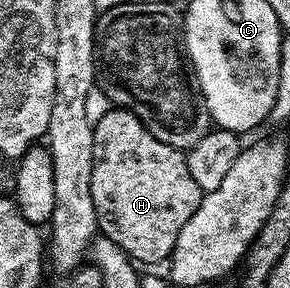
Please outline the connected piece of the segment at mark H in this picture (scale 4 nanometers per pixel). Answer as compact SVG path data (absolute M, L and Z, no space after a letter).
M112 108L98 123L93 124L93 167L91 168L91 200L95 200L95 216L98 231L111 239L134 263L161 262L172 255L175 240L183 232L183 224L195 216L203 192L187 168L182 151L171 144L163 144L131 111Z

